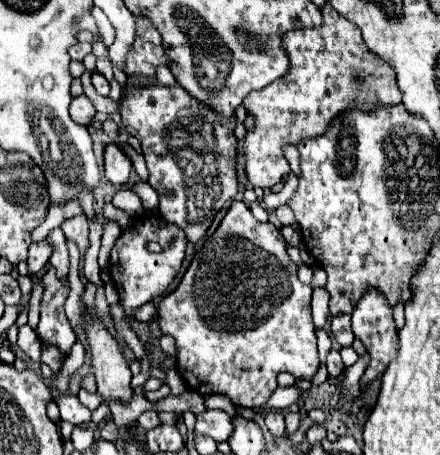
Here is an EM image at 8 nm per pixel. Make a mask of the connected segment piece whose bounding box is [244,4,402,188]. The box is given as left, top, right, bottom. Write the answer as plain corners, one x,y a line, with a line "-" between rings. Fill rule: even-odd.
326,4
322,8
322,26
284,32
282,48
288,54
290,70
282,78
268,84
266,88
254,90
244,98
246,112
250,116
254,116
254,128
248,130
244,136
244,170
246,170
248,182
254,186
260,186
260,188
274,188
276,184
282,182
282,178
286,174
290,174
290,166
282,154
284,144
298,144
300,138
318,136
320,132
324,132
324,128
328,128
330,120
334,116
338,116
340,112
344,112
346,108
358,106
364,110
372,110
378,102
380,104
400,104
402,102
392,68
368,50
356,24
348,22
330,4

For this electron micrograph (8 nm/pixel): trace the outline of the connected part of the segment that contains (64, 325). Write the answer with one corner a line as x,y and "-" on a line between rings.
50,266
50,270
44,274
44,296
42,296
42,308
40,308
40,322
36,328
36,334
44,344
56,346
64,356
70,354
70,348
76,340
76,334
70,328
70,322
64,314
64,300
68,298
70,286
56,276
56,268

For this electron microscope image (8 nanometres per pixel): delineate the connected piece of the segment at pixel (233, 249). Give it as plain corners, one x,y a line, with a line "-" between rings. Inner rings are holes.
232,202
216,232
194,254
180,286
158,304
158,322
164,334
176,338
176,366
188,386
204,396
226,394
234,404
262,406
276,390
276,376
290,372
296,380
310,380
320,368
316,330
312,324
312,288
298,280
298,266
286,252
280,230
254,220
244,202

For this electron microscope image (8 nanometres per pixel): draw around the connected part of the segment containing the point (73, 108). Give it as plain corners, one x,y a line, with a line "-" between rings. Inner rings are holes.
84,94
72,100
72,104
70,104
70,116
72,116
74,122
78,122
82,126
88,126
92,122
94,114
96,114
96,110
94,110
92,102

